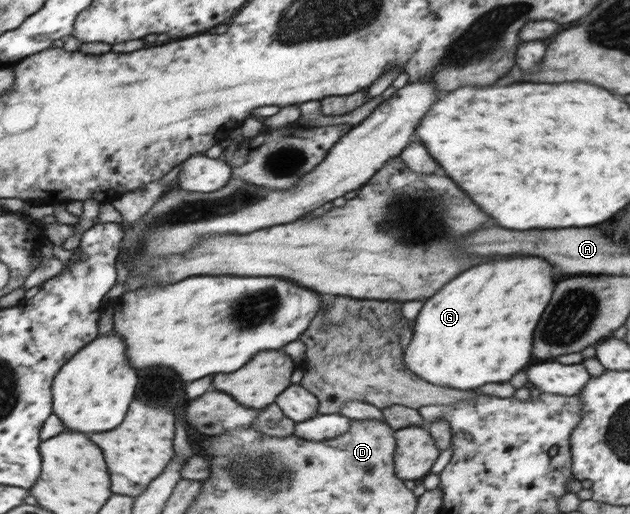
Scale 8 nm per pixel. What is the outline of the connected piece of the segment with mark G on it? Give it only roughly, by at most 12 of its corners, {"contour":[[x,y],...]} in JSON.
{"contour":[[539,257],[451,279],[403,353],[459,389],[531,363],[555,287]]}

